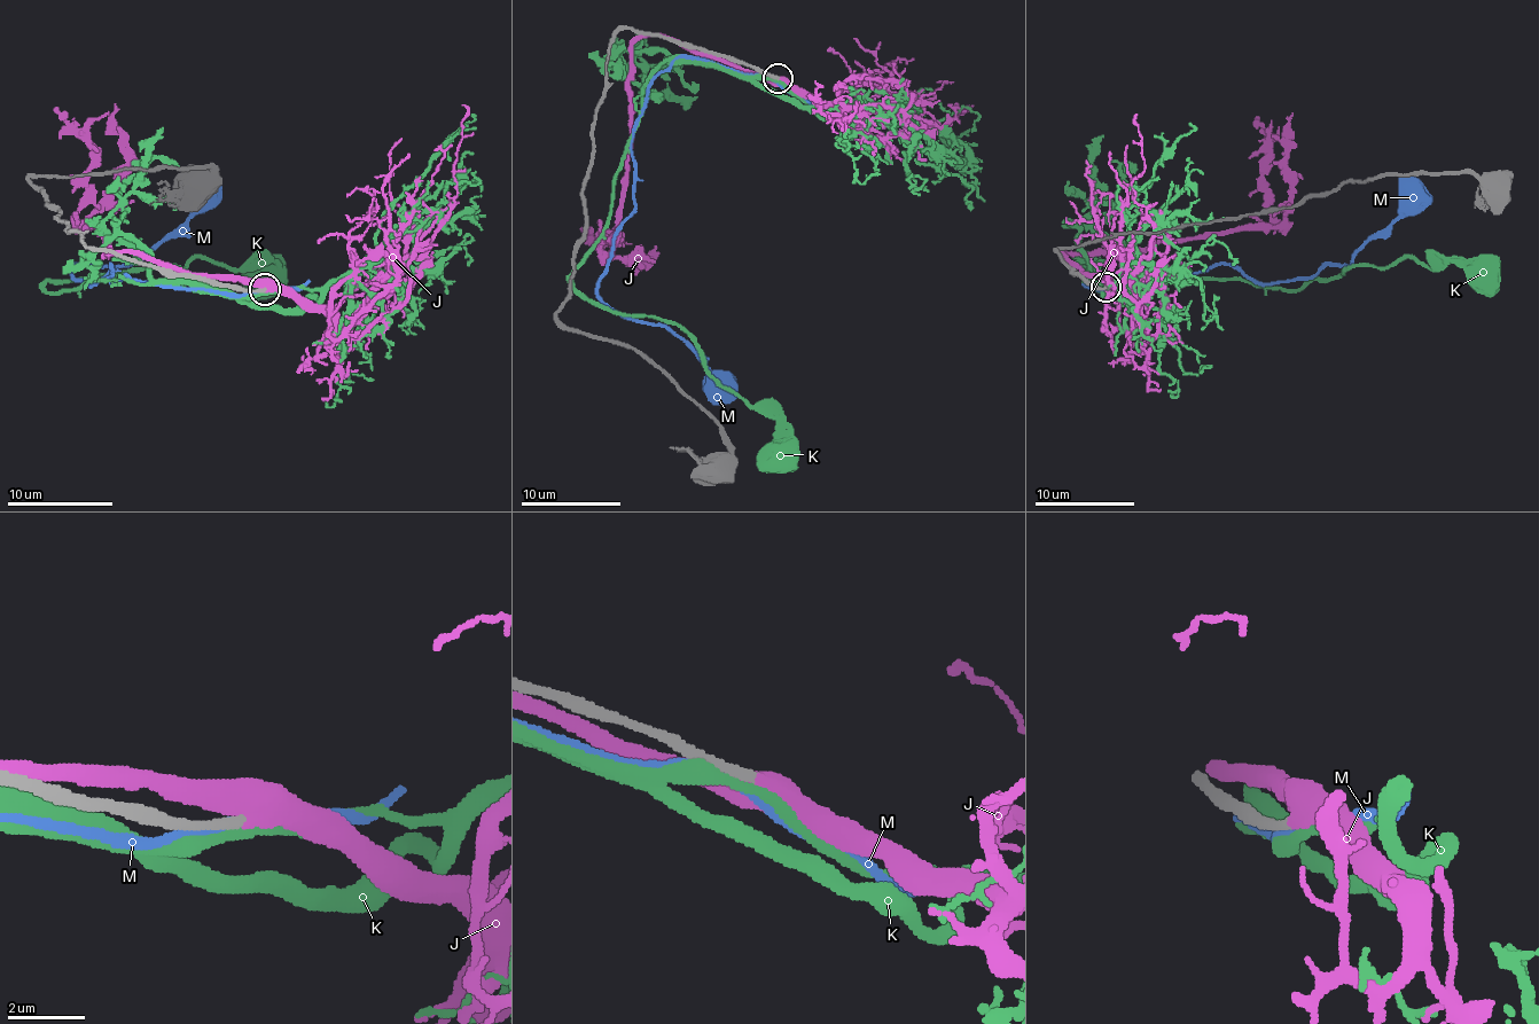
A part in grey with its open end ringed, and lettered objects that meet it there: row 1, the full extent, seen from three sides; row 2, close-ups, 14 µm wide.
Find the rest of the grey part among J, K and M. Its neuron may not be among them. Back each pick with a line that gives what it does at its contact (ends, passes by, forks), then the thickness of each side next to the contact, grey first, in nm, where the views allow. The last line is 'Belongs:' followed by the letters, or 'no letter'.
J: it passes by | 280/600 nm
Belongs: J

